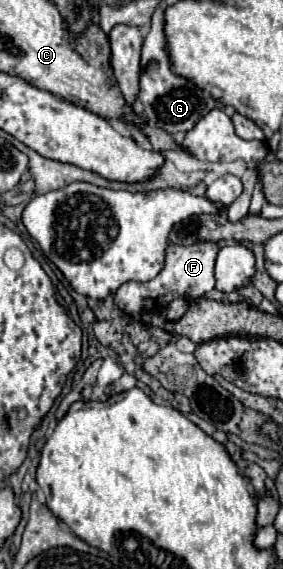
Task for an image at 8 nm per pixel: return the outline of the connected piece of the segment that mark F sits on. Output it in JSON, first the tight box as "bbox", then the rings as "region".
{"bbox":[114,242,218,316],"region":[[[196,242],[192,246],[176,246],[170,244],[166,248],[166,264],[160,274],[148,282],[126,282],[114,294],[114,304],[132,316],[138,316],[144,310],[160,310],[166,308],[174,298],[188,294],[188,298],[200,298],[210,292],[216,284],[214,280],[214,260],[218,256],[218,246],[214,242]]]}

